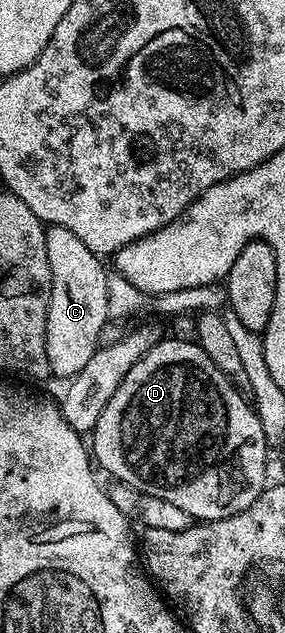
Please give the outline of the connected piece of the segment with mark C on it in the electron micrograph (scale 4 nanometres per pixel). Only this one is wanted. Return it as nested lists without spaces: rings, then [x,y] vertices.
[[[52,226],[46,232],[46,247],[48,248],[48,264],[52,268],[52,288],[50,289],[50,307],[46,321],[46,351],[51,375],[56,379],[71,380],[76,377],[88,360],[97,352],[101,329],[110,318],[108,312],[107,267],[102,267],[103,259],[91,252],[75,234],[68,228]]]

